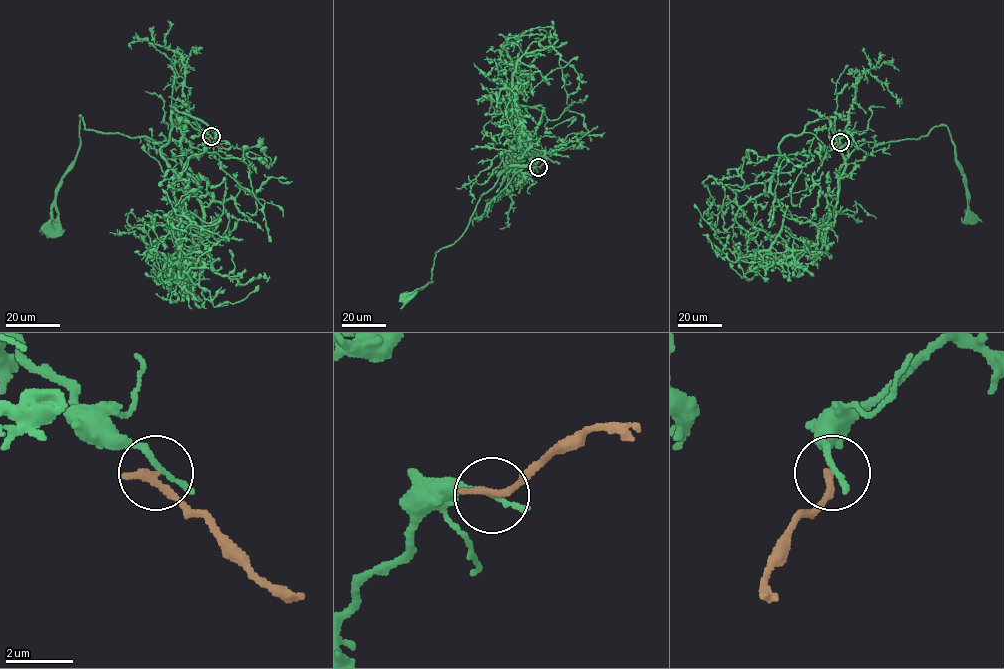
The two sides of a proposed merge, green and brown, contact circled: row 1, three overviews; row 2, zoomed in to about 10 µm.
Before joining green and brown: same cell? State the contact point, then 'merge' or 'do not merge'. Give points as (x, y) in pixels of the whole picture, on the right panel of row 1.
at (840, 142); do not merge

